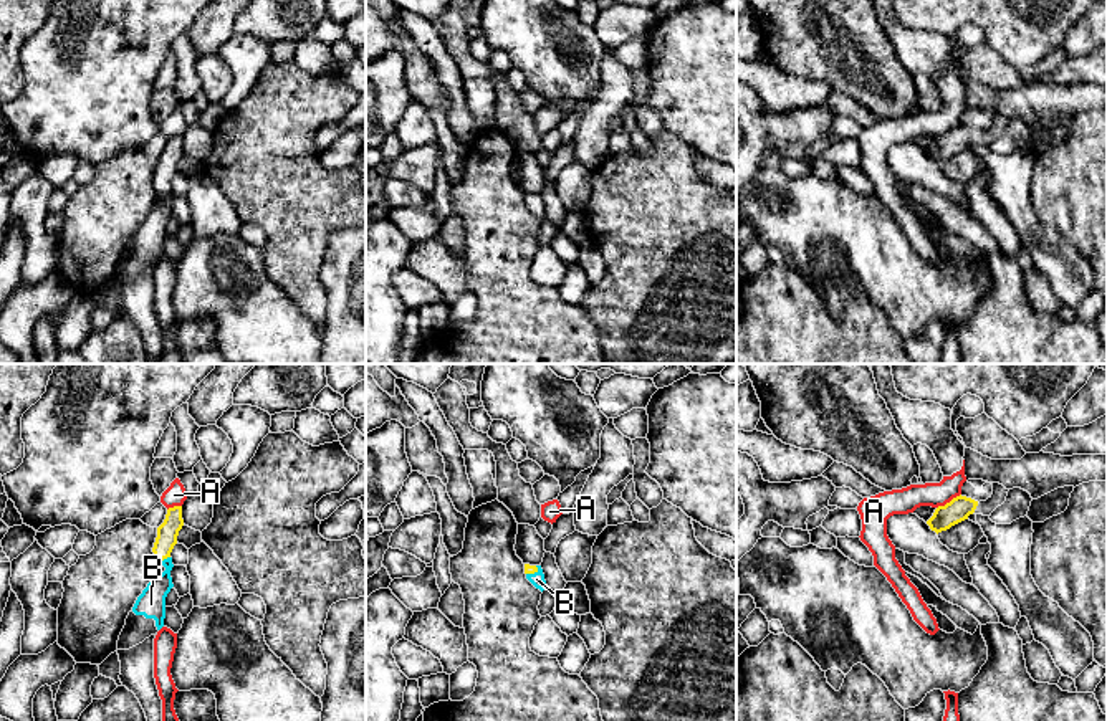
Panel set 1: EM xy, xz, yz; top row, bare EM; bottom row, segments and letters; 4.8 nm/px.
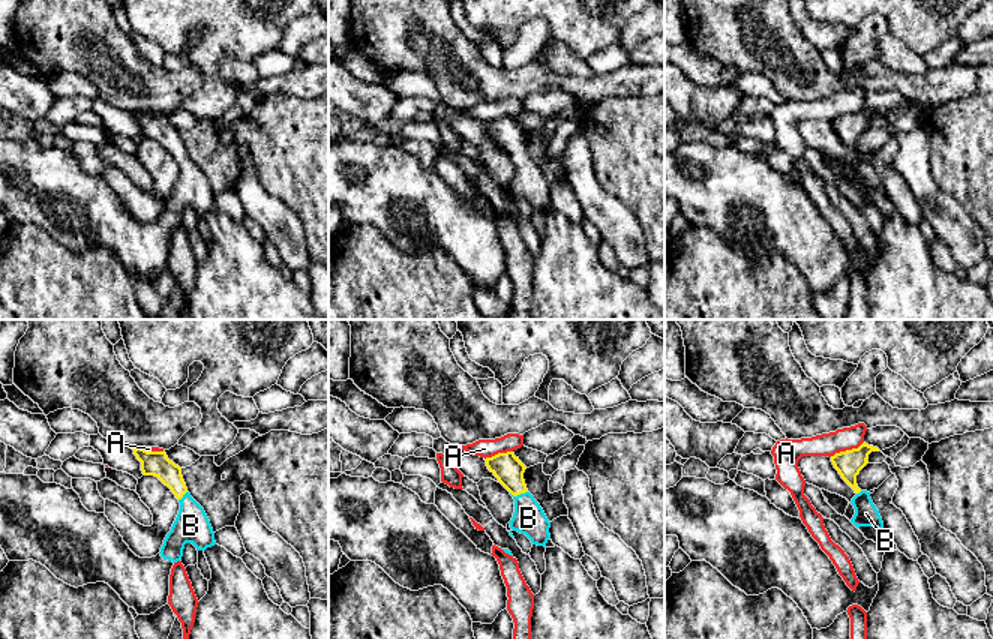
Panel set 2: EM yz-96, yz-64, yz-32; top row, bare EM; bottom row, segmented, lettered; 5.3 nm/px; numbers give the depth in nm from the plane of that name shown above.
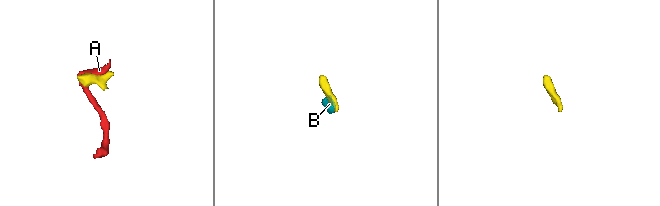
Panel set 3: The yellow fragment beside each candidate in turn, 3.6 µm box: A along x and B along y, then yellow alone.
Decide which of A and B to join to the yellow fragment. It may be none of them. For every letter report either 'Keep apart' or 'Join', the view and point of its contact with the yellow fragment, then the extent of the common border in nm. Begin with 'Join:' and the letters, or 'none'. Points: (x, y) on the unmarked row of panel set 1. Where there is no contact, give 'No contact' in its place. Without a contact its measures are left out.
Join: B
A: Keep apart. Touches yellow at yz (950, 131). Shared border 140 nm
B: Join. Touches yellow at xy (162, 189). Shared border 70 nm

